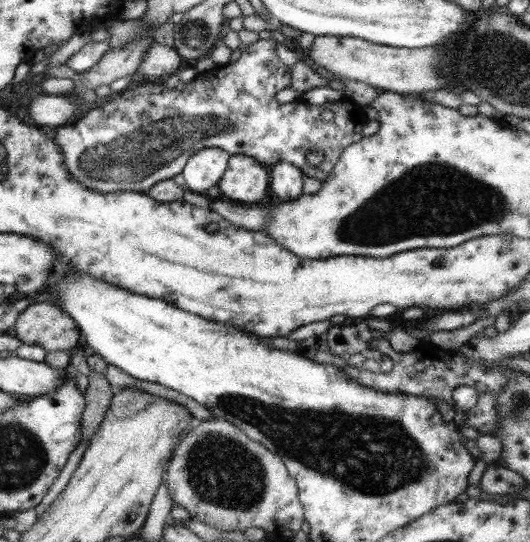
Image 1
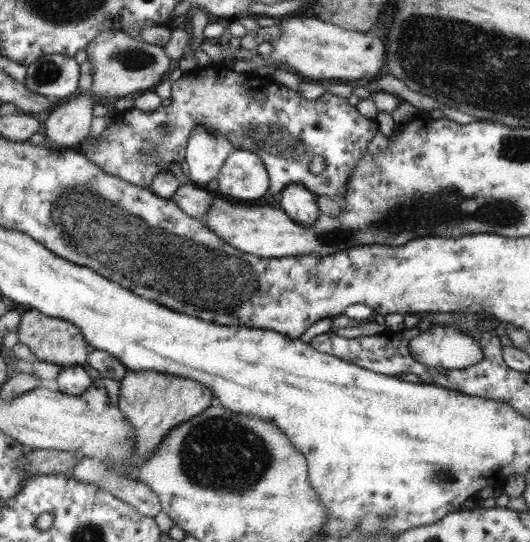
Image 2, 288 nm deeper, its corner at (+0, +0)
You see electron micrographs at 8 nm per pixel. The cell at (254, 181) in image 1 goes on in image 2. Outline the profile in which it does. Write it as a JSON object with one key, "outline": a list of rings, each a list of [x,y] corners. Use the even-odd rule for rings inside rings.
{"outline":[[[233,150],[217,176],[221,196],[255,200],[269,190],[269,172],[255,152]]]}

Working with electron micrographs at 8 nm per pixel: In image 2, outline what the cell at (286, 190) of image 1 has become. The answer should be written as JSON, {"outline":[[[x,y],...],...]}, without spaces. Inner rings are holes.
{"outline":[[[289,184],[281,192],[279,206],[295,226],[313,226],[321,216],[317,196],[309,192],[303,184]]]}

